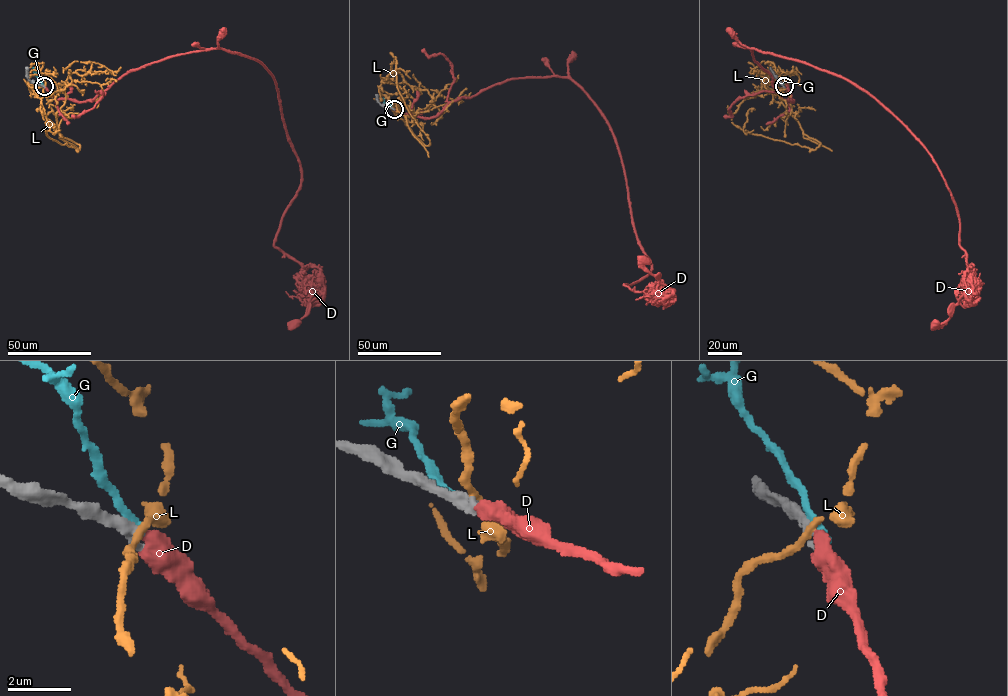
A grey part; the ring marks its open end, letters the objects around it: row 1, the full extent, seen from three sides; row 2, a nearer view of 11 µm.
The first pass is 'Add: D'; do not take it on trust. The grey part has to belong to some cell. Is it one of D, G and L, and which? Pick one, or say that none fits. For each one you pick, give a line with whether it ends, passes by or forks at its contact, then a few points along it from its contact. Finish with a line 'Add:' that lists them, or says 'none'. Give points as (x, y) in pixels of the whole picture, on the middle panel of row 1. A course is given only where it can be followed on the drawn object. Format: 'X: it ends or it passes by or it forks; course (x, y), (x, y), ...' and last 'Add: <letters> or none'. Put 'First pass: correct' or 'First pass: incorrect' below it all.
D: it ends; course (394, 109), (433, 118), (509, 80), (570, 77), (612, 134), (650, 260), (624, 285), (667, 293), (651, 260)
Add: D
First pass: correct

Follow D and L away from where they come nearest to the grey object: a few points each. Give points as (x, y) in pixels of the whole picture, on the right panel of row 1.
D: (784, 87), (793, 102), (752, 48), (857, 85), (931, 157), (954, 202), (968, 267), (968, 289), (935, 321)
L: (784, 87), (780, 99), (802, 132), (820, 143), (815, 149), (731, 122), (730, 114), (756, 93), (767, 72)

